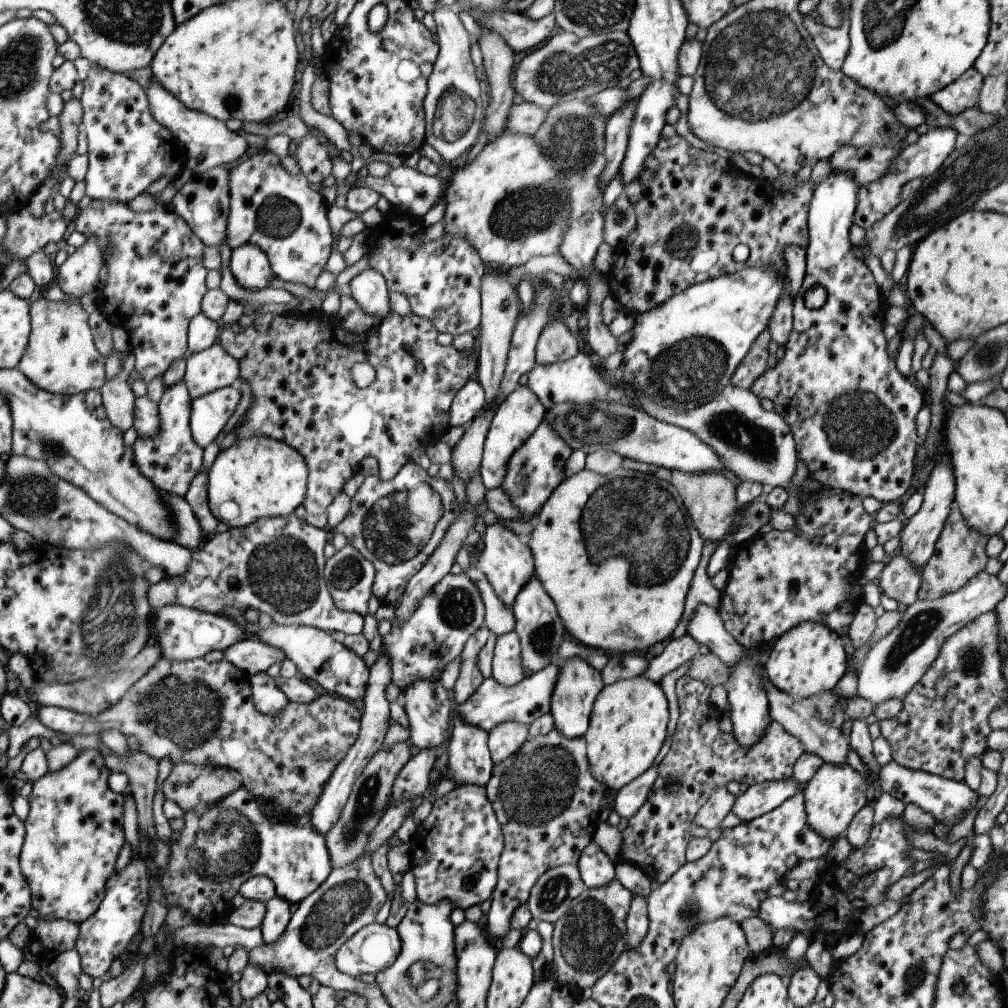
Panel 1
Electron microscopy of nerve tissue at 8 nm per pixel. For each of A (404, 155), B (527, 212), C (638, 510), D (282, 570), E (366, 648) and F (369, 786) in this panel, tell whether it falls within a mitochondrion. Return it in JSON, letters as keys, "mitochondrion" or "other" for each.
{"A":"other","B":"mitochondrion","C":"mitochondrion","D":"mitochondrion","E":"other","F":"mitochondrion"}

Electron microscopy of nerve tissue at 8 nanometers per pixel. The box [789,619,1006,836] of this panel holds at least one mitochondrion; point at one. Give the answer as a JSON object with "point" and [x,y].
{"point":[971,663]}

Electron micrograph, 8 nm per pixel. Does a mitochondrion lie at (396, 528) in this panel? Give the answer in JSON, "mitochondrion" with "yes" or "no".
{"mitochondrion":"yes"}

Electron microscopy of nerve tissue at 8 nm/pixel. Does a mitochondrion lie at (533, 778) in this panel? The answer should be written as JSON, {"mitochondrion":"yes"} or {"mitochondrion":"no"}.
{"mitochondrion":"yes"}

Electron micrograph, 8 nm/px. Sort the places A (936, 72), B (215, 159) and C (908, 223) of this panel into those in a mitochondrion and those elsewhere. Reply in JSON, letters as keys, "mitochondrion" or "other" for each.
{"A":"other","B":"other","C":"mitochondrion"}

